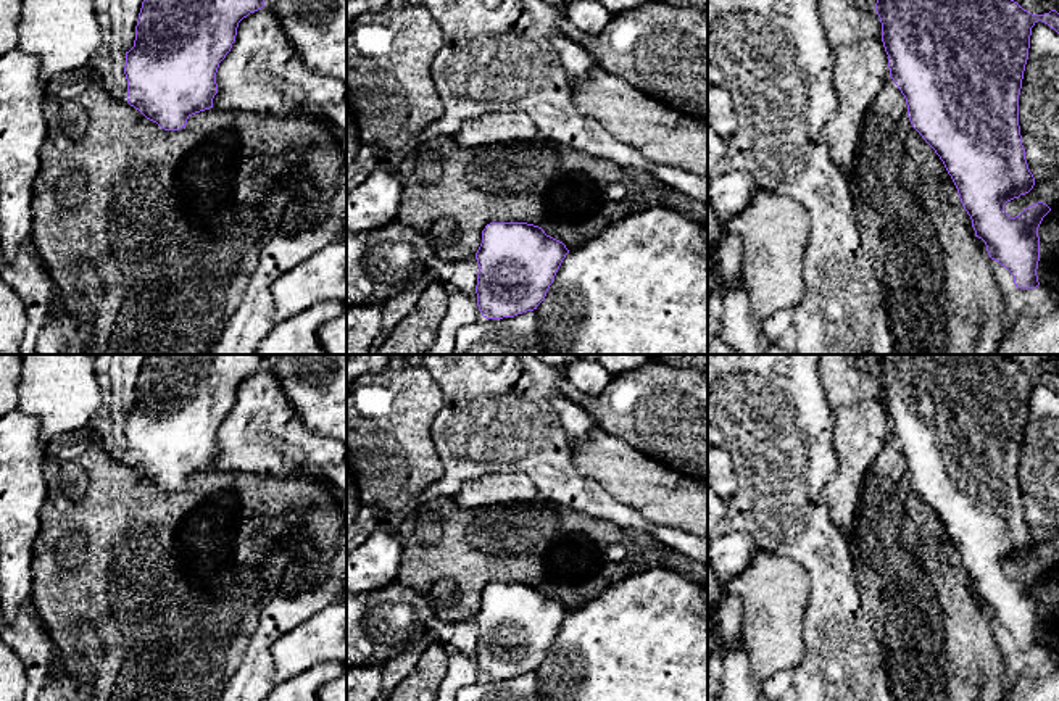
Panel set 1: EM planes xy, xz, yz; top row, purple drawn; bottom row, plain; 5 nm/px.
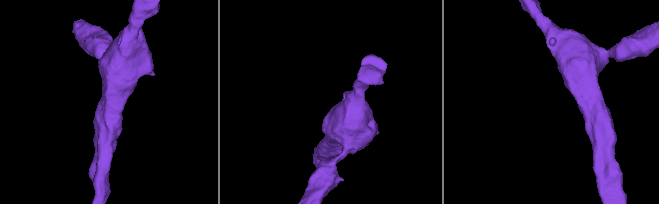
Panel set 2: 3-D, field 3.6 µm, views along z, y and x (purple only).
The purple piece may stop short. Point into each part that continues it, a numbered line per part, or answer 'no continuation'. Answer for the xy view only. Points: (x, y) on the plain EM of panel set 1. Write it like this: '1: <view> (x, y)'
no continuation

